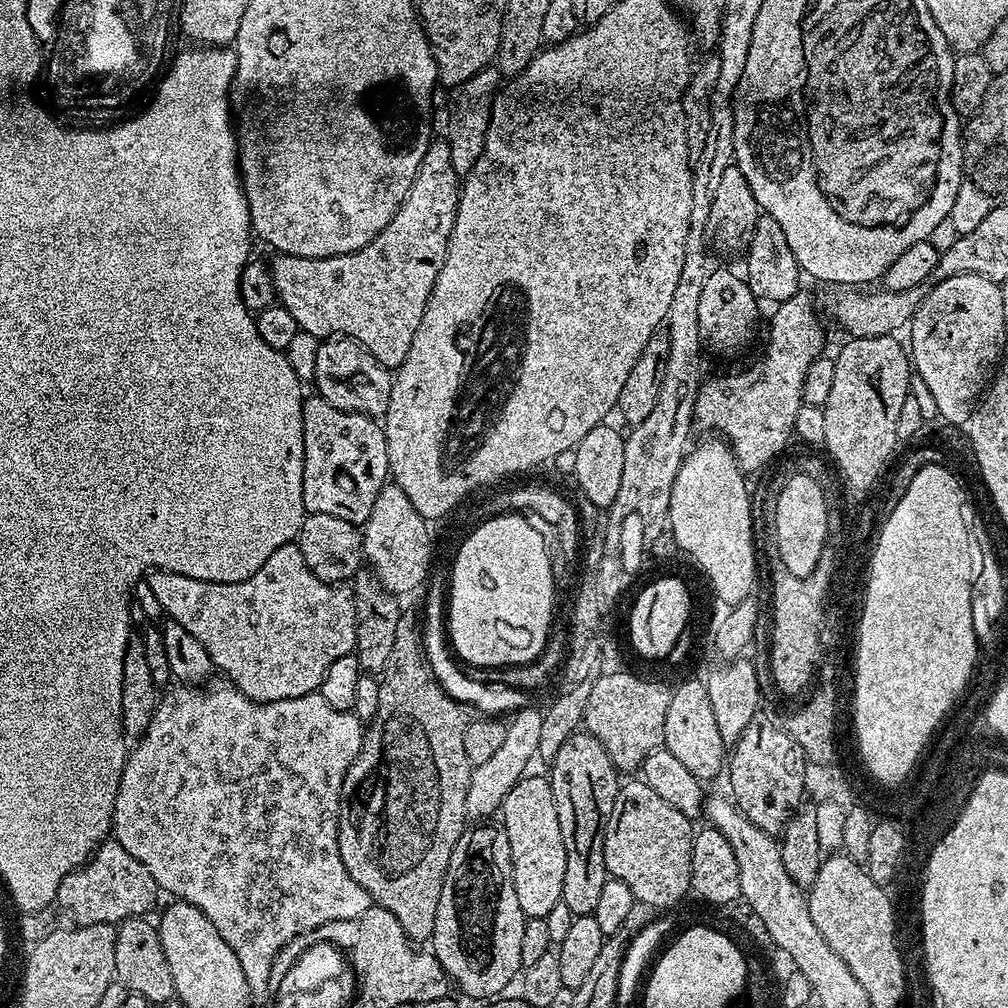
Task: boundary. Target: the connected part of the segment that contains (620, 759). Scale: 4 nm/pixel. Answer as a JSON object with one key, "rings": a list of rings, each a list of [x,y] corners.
{"rings":[[[629,670],[623,676],[599,677],[586,703],[583,727],[610,754],[612,765],[621,773],[635,773],[644,759],[664,743],[666,714],[672,688],[656,680],[643,680]]]}

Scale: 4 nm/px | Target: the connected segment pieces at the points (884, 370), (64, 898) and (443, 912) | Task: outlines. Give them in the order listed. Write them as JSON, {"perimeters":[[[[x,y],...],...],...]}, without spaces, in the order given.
{"perimeters":[[[[896,336],[852,338],[834,356],[834,382],[823,407],[826,414],[823,447],[832,455],[838,476],[847,476],[856,488],[871,484],[880,468],[889,466],[892,446],[898,442],[898,418],[914,377],[909,349],[898,341]]],[[[109,838],[93,852],[87,864],[62,878],[54,902],[73,910],[81,922],[119,926],[123,920],[147,917],[148,911],[156,904],[156,896],[158,889],[150,870],[146,870],[146,866],[142,866],[134,854],[122,850],[116,839]]],[[[503,826],[496,828],[472,828],[465,831],[462,838],[458,838],[458,846],[454,846],[454,854],[450,854],[450,866],[446,870],[446,878],[442,886],[442,898],[438,902],[438,914],[434,918],[434,930],[430,941],[431,955],[436,957],[436,961],[442,966],[445,976],[453,985],[456,984],[472,1000],[491,1001],[499,997],[500,992],[512,979],[519,977],[522,972],[522,930],[525,922],[522,906],[518,906],[518,894],[514,891],[514,870],[512,869],[512,855],[510,854],[510,838],[506,838],[506,830]]]]}

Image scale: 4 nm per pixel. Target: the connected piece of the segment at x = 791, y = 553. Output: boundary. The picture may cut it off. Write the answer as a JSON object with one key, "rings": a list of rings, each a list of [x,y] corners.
{"rings":[[[809,474],[791,476],[774,497],[776,502],[776,552],[784,563],[787,575],[809,576],[822,554],[827,538],[827,520],[830,517],[830,500],[824,497],[824,488]]]}

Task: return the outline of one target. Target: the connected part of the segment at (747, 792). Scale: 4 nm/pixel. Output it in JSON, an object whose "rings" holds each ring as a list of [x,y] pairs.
{"rings":[[[764,714],[757,715],[731,749],[726,764],[726,777],[732,787],[730,796],[736,807],[746,814],[746,818],[750,818],[750,822],[754,822],[754,826],[771,834],[784,831],[805,799],[800,792],[800,752],[777,732],[776,723],[775,719],[767,720]]]}

